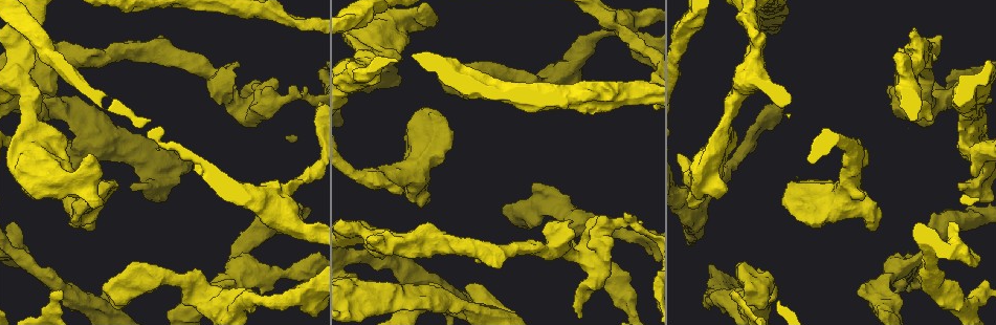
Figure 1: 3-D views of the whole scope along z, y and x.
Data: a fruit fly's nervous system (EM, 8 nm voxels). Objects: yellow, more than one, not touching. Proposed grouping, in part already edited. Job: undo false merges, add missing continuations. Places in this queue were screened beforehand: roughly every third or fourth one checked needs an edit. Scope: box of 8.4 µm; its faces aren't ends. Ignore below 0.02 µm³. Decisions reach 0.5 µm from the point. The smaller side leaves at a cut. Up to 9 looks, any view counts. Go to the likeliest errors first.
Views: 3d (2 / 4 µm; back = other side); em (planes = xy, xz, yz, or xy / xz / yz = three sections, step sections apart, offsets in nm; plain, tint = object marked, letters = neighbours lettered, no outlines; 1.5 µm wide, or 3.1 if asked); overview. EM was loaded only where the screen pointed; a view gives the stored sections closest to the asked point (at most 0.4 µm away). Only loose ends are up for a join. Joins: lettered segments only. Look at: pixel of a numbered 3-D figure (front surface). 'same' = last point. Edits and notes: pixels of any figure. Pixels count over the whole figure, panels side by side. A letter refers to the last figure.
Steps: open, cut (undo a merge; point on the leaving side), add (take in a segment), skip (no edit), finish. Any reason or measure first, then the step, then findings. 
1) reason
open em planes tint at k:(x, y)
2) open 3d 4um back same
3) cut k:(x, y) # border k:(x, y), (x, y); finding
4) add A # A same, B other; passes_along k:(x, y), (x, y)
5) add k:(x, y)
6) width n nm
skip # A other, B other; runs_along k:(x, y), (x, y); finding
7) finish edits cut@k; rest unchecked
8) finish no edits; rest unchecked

thick end
open em planes plain at 1:(93, 228)

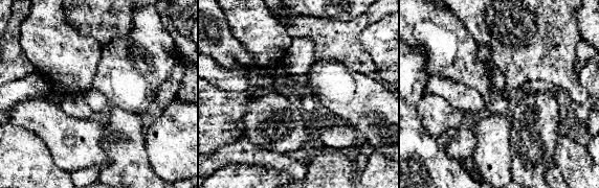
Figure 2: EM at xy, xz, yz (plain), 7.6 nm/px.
see the neighbours
open em planes letters same

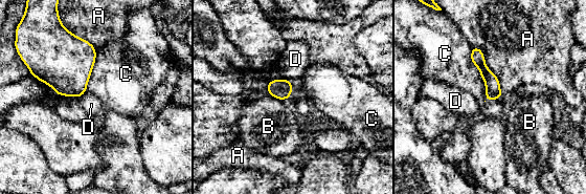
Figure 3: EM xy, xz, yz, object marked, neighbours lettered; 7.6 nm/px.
longest_contact A 440 nm
skip # A other, B other, C other, D other; none of them fits

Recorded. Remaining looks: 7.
calibre changes
open em yz step 8 tint at 1:(291, 97)

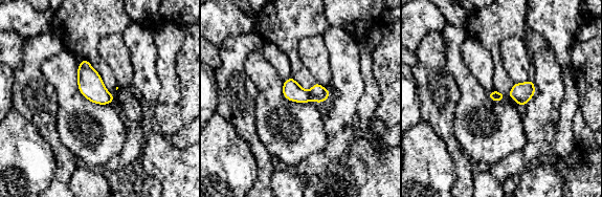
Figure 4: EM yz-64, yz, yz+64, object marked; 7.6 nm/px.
open em planes letters same

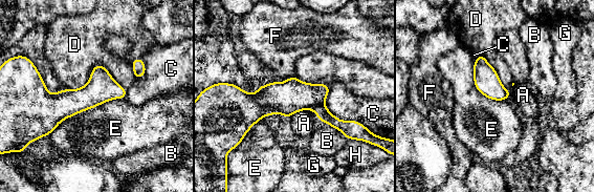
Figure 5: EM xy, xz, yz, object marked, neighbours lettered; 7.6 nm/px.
width 180 nm
cut 5:(323, 113) # A other, B other, C other, D other, E other, F other, G other, H other; border 5:(324, 103), (313, 110); two neurons meet here

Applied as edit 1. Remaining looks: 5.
open overview

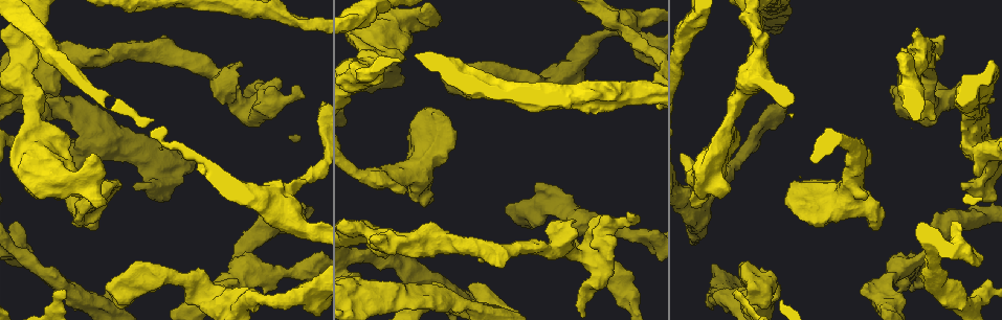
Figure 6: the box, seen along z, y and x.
tapers out
open 3d 4um at 6:(64, 294)

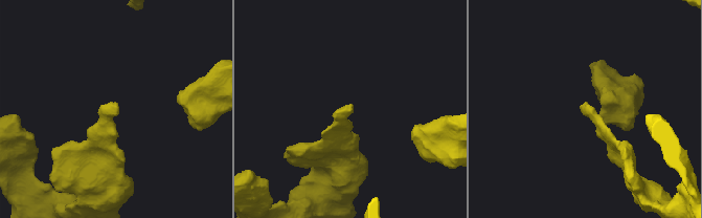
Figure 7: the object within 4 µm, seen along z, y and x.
now the EM
open em planes tint at 7:(581, 106)

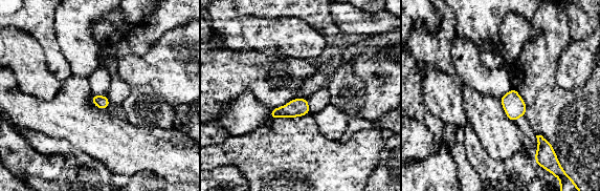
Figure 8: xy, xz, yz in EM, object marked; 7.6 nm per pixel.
open em planes letters same

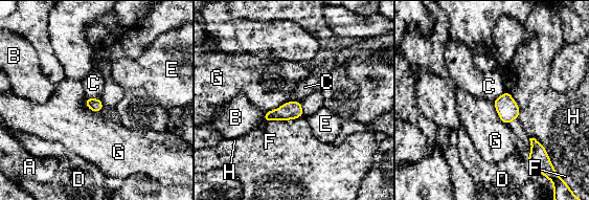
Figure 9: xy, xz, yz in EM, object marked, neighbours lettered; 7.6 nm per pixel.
skip # A other, B other, C other, D other, E other, F other, G other, H other; border 9:(86, 96), (99, 98); none of them fits

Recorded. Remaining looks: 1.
finish edits cut@5; rest unchecked

